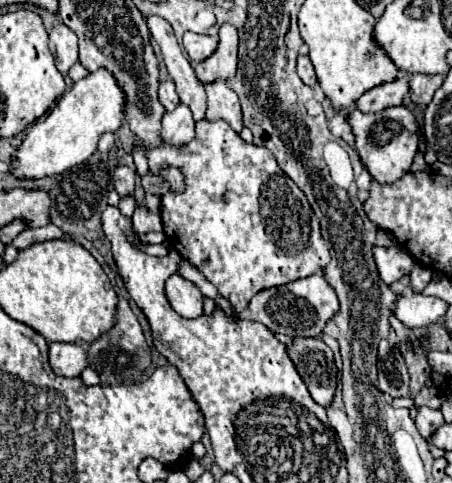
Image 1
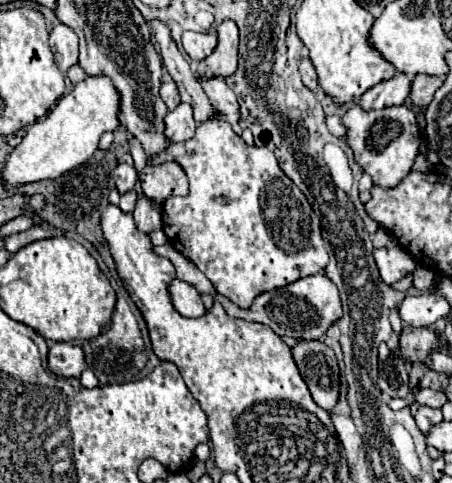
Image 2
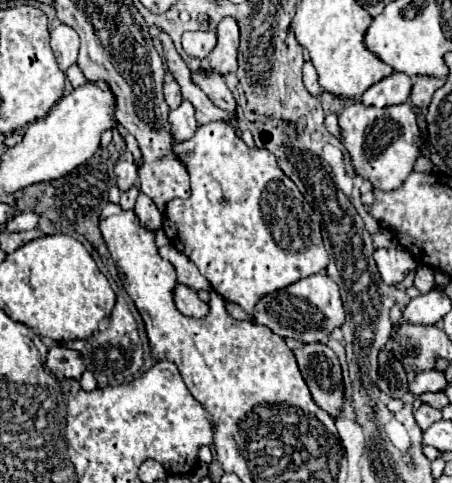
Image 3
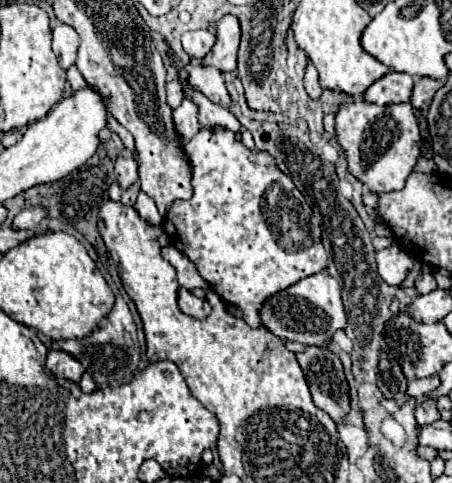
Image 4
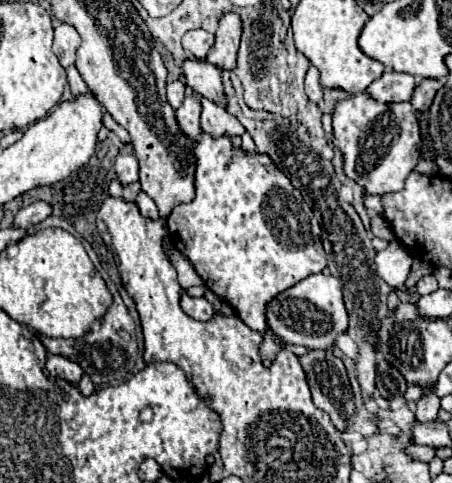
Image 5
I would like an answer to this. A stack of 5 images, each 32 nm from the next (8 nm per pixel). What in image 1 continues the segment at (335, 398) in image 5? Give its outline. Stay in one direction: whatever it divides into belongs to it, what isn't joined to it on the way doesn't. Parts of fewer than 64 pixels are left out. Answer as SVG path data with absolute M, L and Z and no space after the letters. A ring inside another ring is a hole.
M296 338L294 344L288 346L288 354L292 356L292 362L296 364L296 370L308 386L314 402L324 408L332 406L338 380L332 350L320 338Z

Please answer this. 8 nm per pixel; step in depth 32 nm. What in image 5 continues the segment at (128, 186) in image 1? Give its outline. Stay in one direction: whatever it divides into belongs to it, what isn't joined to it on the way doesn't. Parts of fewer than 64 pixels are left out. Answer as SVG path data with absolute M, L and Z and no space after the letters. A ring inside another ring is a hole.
M122 152L116 156L116 174L122 186L138 180L138 158L132 152Z

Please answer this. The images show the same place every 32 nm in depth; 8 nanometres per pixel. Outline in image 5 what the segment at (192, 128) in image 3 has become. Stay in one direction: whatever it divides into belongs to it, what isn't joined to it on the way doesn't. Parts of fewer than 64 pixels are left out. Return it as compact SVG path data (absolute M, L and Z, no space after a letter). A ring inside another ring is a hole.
M188 94L184 104L176 110L176 118L178 124L182 128L184 134L192 136L192 140L200 138L202 130L200 130L200 112L202 112L202 104L200 104L200 96L198 94Z

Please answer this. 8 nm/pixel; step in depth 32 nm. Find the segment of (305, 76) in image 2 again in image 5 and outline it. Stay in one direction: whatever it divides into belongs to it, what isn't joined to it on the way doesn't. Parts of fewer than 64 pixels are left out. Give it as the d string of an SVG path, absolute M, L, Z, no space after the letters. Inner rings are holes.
M312 66L310 70L308 70L308 74L306 74L306 96L314 102L314 104L318 104L318 102L322 102L324 98L322 98L322 86L320 86L320 76L318 76L318 70Z

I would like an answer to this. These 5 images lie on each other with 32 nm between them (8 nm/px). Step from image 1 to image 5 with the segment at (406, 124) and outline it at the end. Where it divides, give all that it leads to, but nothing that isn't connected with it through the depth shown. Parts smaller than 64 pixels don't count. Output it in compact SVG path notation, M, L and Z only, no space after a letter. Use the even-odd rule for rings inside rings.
M368 92L352 94L350 98L336 102L332 114L332 128L334 146L342 152L344 160L344 176L364 188L366 194L382 196L388 192L400 192L400 188L404 188L404 180L420 160L420 128L416 110L410 102L378 102Z

